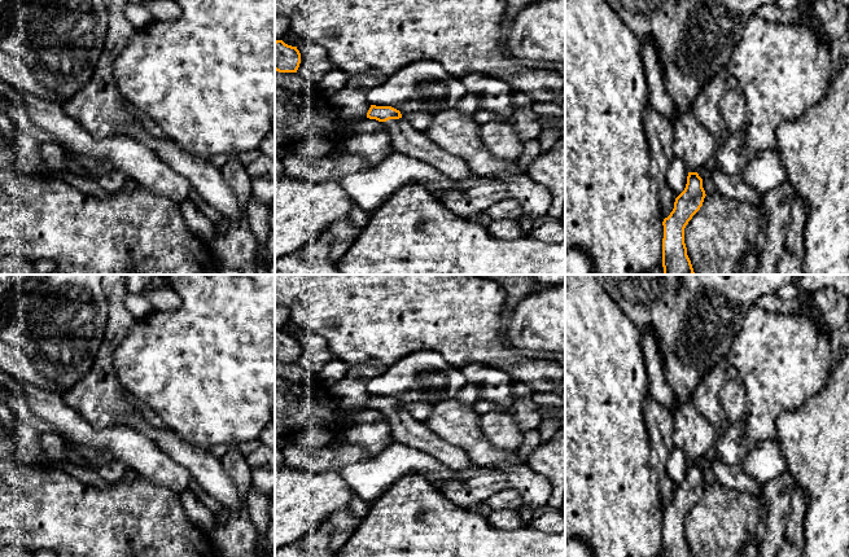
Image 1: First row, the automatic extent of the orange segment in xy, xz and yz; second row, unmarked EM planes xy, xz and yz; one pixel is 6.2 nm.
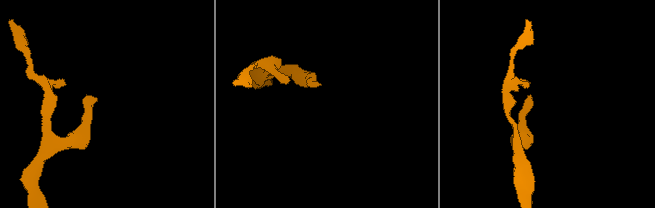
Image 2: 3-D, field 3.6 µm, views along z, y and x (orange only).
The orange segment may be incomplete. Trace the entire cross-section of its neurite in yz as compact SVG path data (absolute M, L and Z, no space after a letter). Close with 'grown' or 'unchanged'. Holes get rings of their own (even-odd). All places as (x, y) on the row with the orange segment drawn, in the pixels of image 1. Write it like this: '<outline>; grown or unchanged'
M688 172L684 190L675 198L673 211L662 222L664 275L695 275L687 255L684 228L703 206L705 196L703 179L697 172Z; unchanged

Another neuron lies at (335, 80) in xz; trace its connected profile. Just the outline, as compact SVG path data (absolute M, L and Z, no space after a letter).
M332 69L318 84L318 89L323 98L329 100L340 92L347 83L350 75L338 69Z

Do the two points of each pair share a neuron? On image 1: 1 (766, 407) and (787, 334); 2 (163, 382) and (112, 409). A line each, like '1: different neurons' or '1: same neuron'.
1: same neuron
2: different neurons

